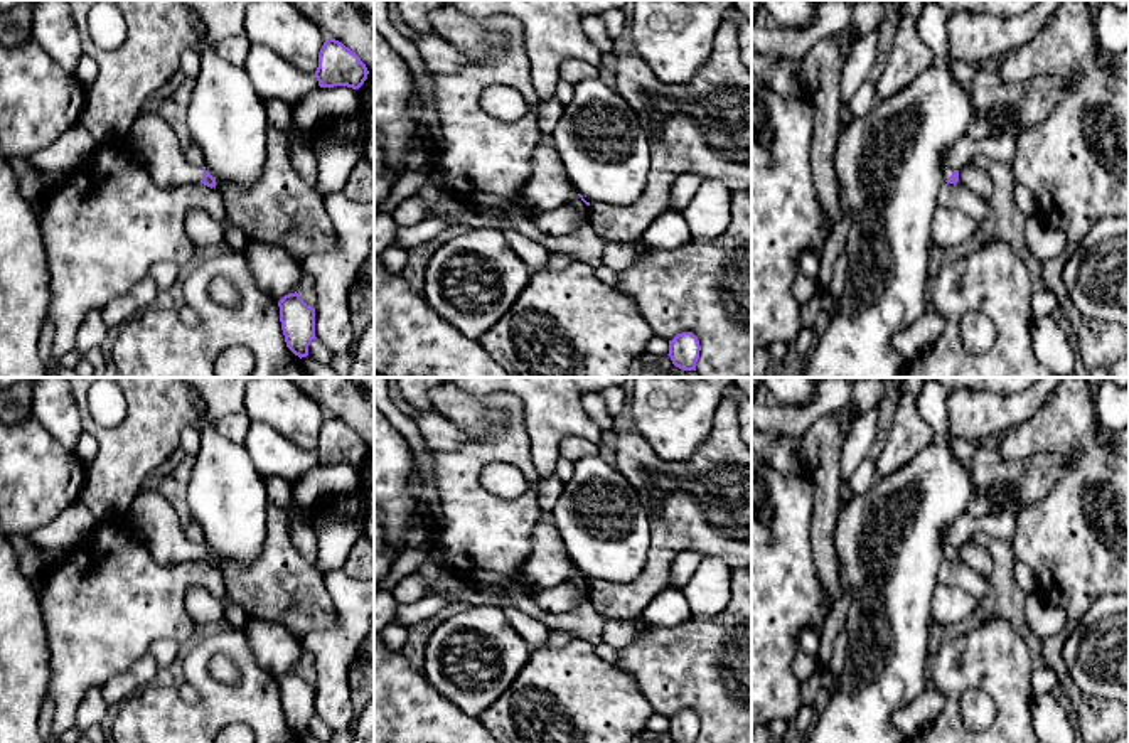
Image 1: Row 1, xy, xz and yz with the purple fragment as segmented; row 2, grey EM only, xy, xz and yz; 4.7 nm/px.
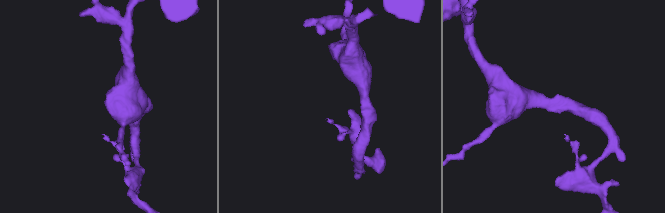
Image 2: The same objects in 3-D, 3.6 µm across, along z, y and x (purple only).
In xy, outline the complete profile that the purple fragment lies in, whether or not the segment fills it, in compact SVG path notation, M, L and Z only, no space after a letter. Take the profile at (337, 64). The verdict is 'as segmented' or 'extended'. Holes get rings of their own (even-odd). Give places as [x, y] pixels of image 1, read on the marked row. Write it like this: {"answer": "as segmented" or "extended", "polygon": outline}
{"answer": "as segmented", "polygon": "M325 39L318 52L315 78L320 88L347 86L359 89L367 79L361 57L335 39Z"}

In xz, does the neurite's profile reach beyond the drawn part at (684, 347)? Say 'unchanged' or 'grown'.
unchanged

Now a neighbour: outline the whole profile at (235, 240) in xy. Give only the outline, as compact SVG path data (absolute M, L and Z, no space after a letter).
M233 226L226 227L226 246L229 246L234 251L243 253L248 244L249 244L249 241L244 238L244 234L241 231L238 231Z

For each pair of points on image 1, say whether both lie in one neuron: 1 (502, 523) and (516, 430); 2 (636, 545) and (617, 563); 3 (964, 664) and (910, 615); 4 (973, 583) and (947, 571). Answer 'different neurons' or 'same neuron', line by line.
1: same neuron
2: same neuron
3: different neurons
4: same neuron

